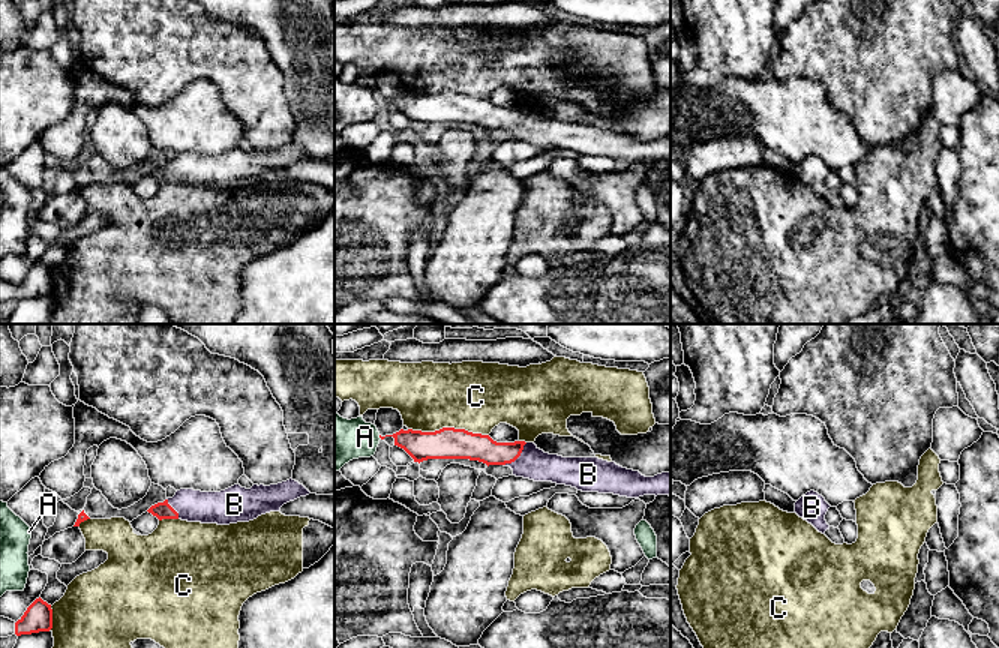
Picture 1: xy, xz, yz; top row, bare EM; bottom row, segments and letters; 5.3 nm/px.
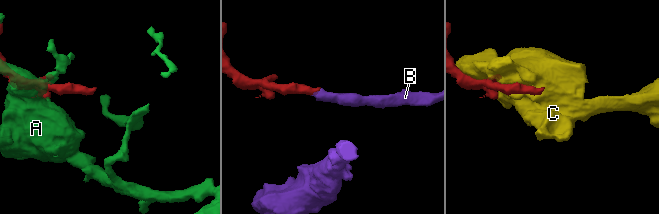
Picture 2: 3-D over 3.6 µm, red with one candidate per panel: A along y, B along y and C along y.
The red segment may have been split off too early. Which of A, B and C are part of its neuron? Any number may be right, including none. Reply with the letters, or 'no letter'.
B

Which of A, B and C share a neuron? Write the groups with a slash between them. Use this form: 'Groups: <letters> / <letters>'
Groups: A / B / C

